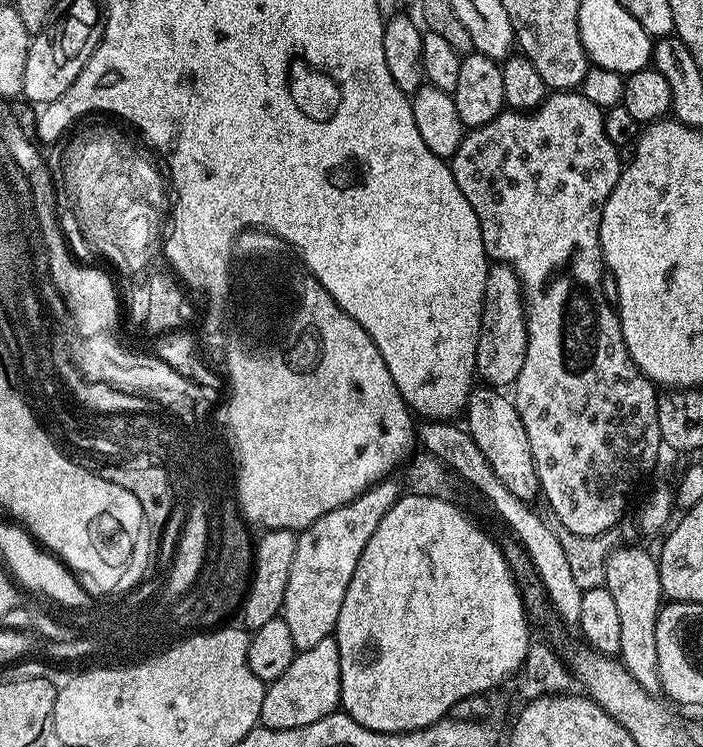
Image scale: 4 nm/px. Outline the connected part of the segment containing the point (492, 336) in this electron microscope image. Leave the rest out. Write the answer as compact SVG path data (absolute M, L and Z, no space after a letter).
M493 263L486 278L484 313L480 316L480 334L476 338L475 375L479 378L481 376L485 385L497 390L507 389L507 384L508 387L515 385L522 370L522 362L526 362L527 345L528 314L520 275L508 263Z

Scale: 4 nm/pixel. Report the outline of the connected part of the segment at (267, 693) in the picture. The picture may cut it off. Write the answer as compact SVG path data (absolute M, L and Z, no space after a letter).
M329 638L305 652L297 652L284 673L265 687L260 724L278 730L301 728L326 718L340 707L340 655L335 639Z

